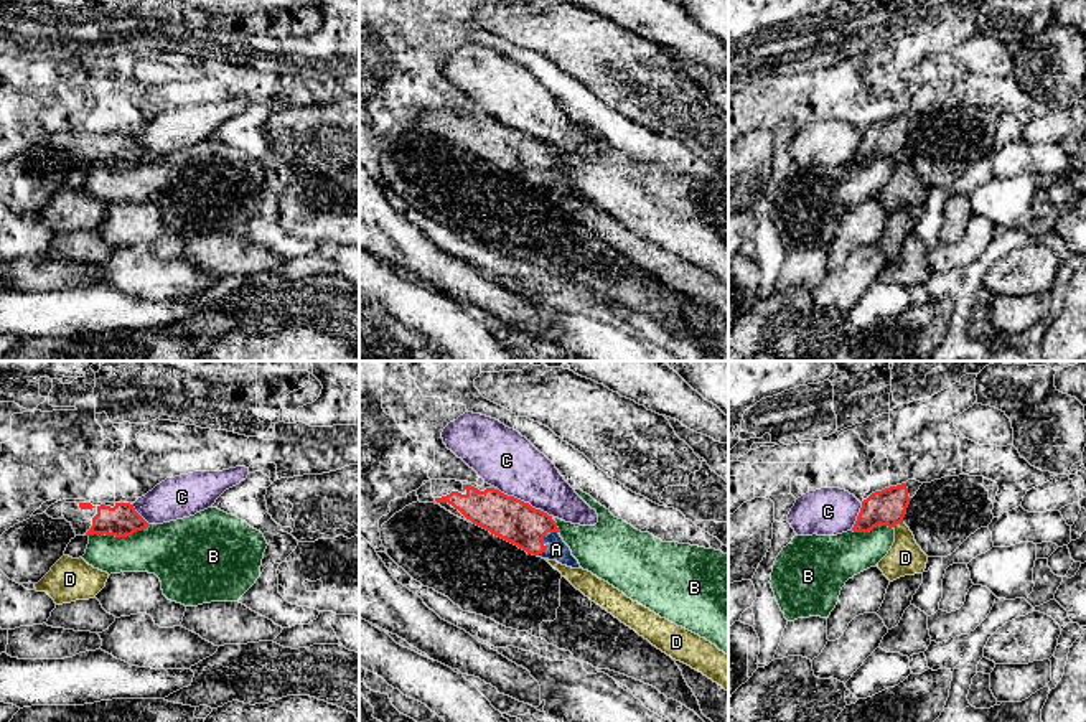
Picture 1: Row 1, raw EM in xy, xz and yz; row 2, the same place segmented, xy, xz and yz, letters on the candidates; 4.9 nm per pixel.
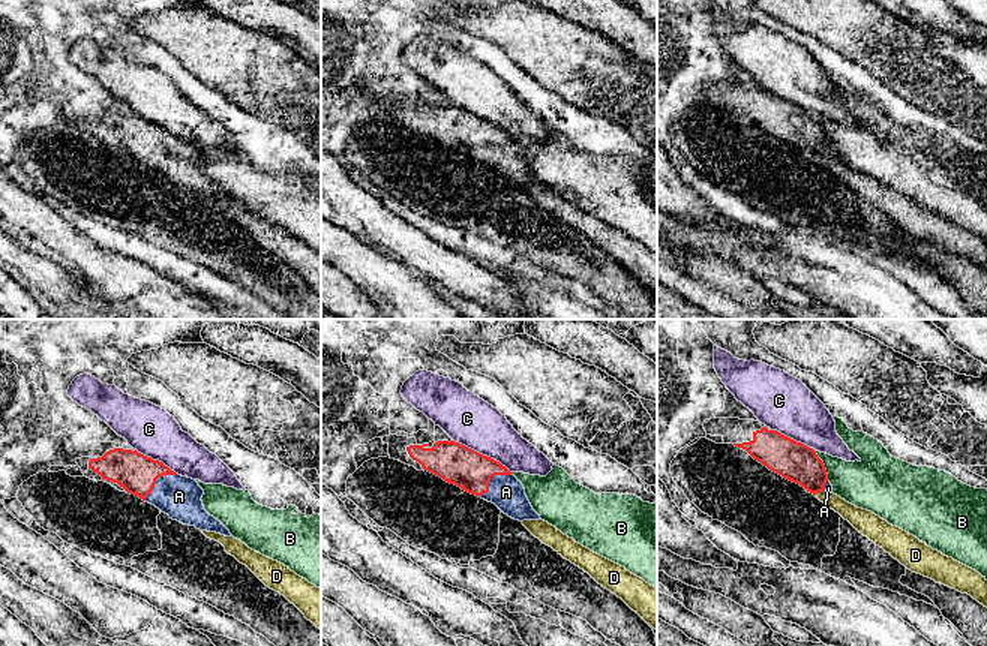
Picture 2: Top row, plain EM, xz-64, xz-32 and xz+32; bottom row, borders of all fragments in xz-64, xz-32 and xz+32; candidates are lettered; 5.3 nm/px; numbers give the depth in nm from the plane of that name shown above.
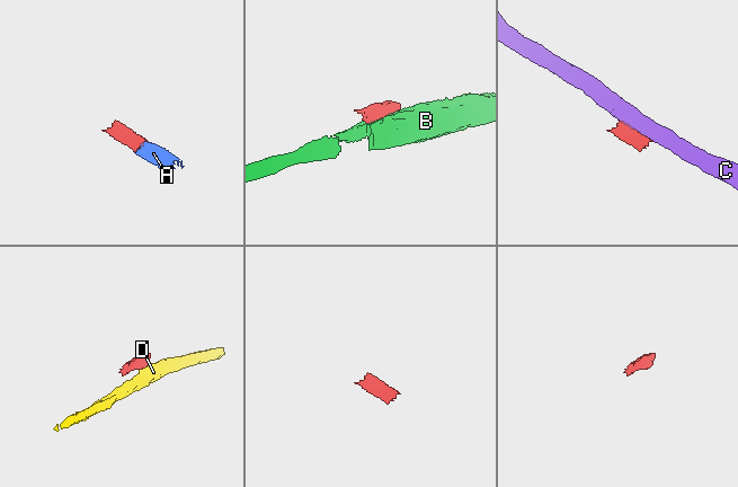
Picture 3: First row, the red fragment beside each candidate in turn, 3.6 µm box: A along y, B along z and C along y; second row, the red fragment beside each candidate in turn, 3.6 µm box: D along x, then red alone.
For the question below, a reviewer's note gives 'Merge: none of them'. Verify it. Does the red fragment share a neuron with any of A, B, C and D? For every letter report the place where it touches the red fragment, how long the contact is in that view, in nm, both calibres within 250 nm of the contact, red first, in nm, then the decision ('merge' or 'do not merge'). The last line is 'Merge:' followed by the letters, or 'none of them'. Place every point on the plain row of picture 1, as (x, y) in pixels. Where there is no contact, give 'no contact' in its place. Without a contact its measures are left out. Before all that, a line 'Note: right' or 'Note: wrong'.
Note: wrong
A: meets red in xz at (542, 170); contact 160 nm long; 200 nm thick on the red side, 110 nm on the other; merge
B: meets red in xy at (119, 167); contact 300 nm long; 160 nm thick on the red side, 260 nm on the other; do not merge
C: meets red in xz at (523, 132); contact 300 nm long; 200 nm thick on the red side, 280 nm on the other; do not merge
D: meets red in yz at (897, 154); contact 60 nm long; 180 nm thick on the red side, 170 nm on the other; do not merge
Merge: A

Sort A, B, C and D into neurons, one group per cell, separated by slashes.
A / B / C / D

